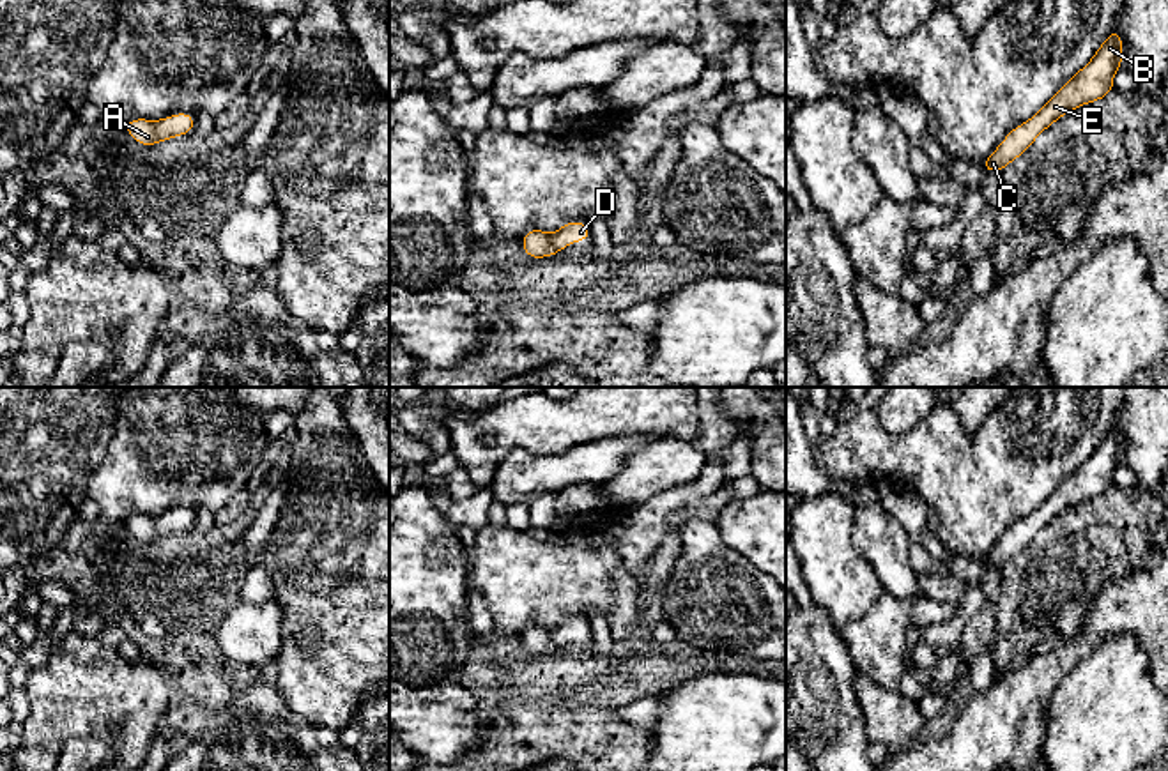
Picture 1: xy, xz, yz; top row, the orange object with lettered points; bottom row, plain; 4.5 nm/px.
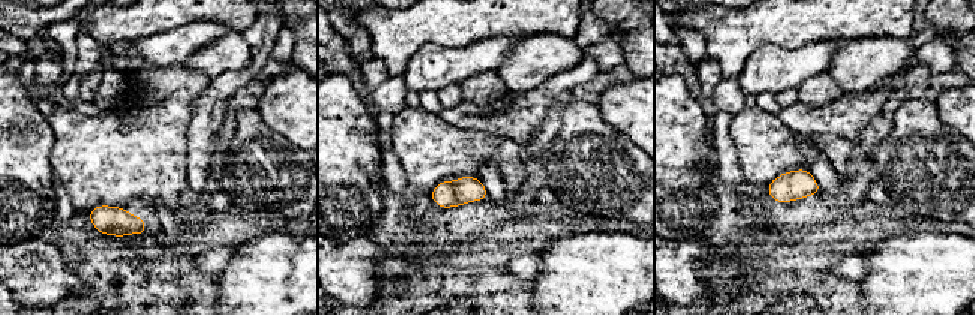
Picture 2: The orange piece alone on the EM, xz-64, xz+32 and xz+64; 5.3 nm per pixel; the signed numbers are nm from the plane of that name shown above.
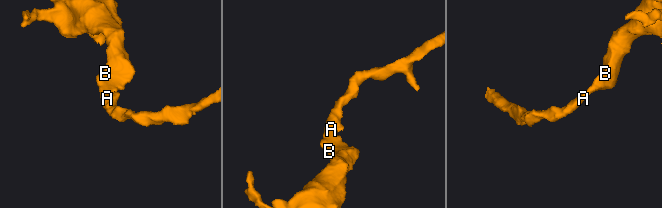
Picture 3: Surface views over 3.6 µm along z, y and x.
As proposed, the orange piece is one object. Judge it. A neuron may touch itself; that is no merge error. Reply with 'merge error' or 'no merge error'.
no merge error

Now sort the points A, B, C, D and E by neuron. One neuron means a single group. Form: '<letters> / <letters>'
A B C D E

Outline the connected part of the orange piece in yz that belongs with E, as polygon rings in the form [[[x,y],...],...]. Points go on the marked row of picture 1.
[[[1117,28],[1101,48],[1030,120],[1014,127],[995,152],[980,161],[987,173],[1016,161],[1060,117],[1113,92],[1113,76],[1122,67],[1124,44]]]

